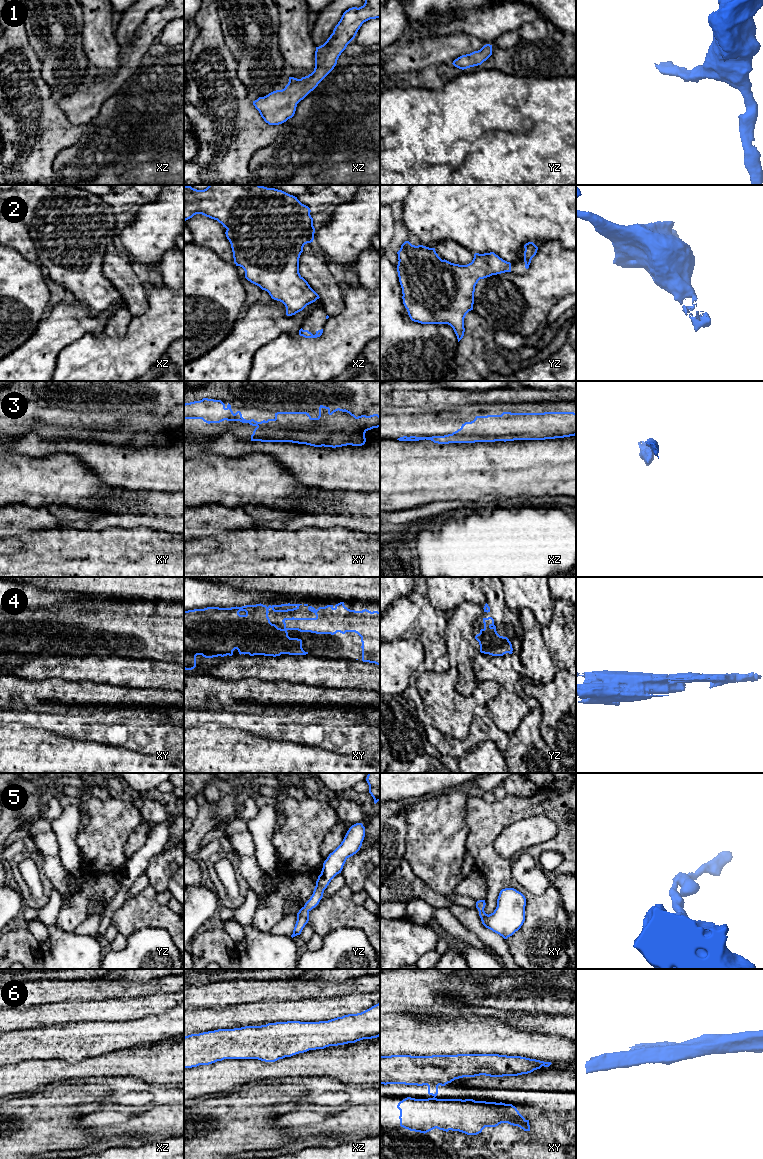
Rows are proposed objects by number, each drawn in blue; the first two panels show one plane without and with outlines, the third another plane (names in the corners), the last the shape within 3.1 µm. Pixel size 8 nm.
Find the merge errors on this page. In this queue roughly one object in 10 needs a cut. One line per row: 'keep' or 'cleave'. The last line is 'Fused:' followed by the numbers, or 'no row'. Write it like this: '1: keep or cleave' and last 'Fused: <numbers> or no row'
1: keep
2: keep
3: keep
4: keep
5: keep
6: keep
Fused: no row

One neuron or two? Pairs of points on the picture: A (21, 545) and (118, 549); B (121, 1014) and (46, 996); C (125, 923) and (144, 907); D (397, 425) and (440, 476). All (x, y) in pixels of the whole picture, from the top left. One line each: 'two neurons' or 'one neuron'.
A: one neuron
B: two neurons
C: one neuron
D: two neurons

